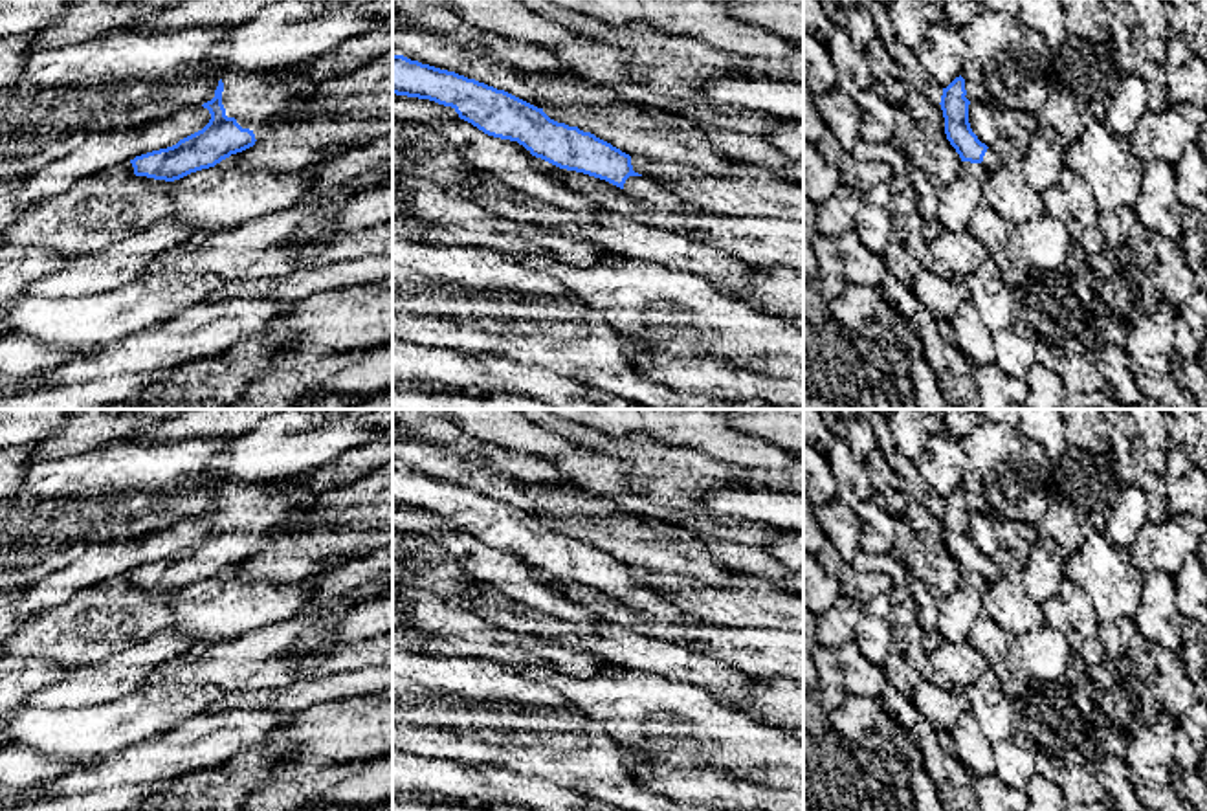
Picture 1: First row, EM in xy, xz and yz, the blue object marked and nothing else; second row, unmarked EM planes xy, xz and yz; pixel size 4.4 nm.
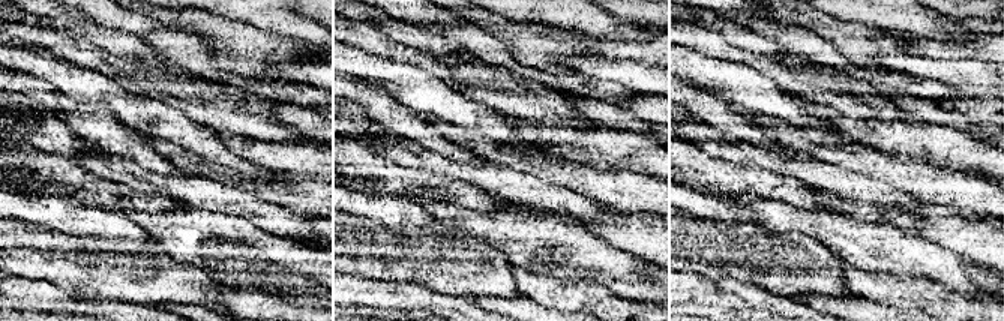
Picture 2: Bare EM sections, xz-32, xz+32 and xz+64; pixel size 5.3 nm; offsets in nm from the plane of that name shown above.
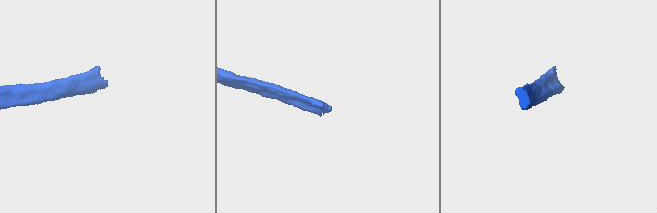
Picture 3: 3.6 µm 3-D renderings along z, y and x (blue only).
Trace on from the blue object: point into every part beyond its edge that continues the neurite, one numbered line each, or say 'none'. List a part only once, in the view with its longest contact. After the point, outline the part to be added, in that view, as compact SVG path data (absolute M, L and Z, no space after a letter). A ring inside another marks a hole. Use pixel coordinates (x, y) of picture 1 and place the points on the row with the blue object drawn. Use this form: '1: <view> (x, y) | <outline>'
1: xy (254, 98) | M305 64L281 70L288 70L290 77L281 79L277 70L231 72L222 77L226 116L249 128L257 141L264 136L264 127L281 117L292 99L306 95L321 83L301 73Z

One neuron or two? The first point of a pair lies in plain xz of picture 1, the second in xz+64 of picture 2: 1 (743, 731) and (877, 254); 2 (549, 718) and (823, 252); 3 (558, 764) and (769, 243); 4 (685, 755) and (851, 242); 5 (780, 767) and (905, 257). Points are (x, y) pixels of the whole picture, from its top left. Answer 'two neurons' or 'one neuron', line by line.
1: one neuron
2: one neuron
3: one neuron
4: one neuron
5: one neuron

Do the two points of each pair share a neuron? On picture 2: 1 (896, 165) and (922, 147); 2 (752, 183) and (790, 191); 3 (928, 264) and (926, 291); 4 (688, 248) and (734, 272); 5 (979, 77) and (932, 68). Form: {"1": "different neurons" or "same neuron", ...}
{"1": "different neurons", "2": "same neuron", "3": "different neurons", "4": "same neuron", "5": "same neuron"}

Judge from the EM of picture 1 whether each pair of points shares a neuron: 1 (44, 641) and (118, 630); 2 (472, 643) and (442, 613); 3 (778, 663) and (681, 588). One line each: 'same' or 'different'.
1: same
2: same
3: different

